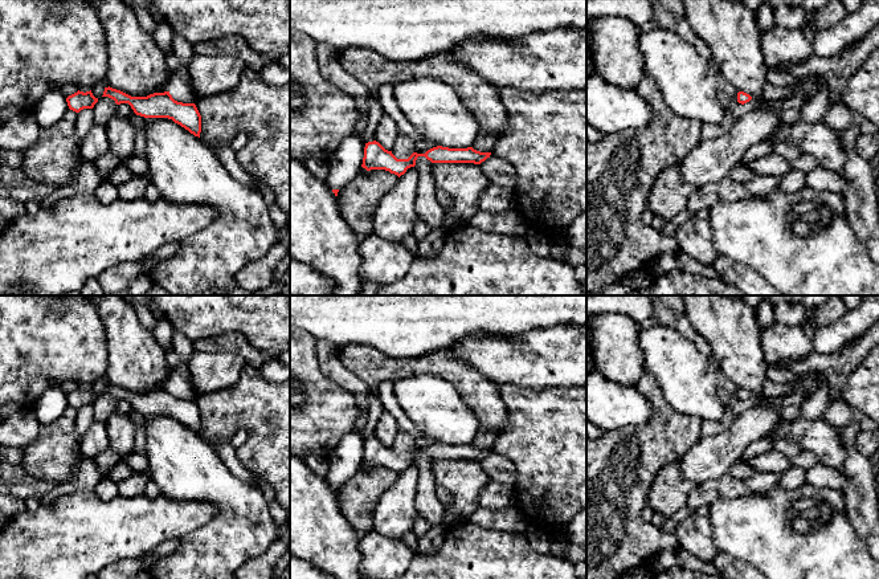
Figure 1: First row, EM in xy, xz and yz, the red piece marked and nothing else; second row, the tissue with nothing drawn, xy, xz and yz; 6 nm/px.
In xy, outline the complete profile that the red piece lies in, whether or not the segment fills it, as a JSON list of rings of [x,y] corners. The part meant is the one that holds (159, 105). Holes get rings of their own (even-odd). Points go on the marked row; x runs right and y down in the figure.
[[[105,87],[103,95],[116,105],[128,103],[136,115],[144,118],[168,118],[200,138],[201,115],[195,103],[183,103],[172,98],[169,91],[154,93],[147,97],[131,97],[120,90]]]

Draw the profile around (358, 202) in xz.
[[[360,168],[338,192],[339,211],[351,229],[363,237],[373,233],[373,219],[381,199],[391,192],[398,176],[385,170]]]

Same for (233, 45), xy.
[[[241,36],[222,37],[212,42],[197,42],[193,45],[193,53],[195,56],[233,56],[242,60],[254,72],[269,64]]]

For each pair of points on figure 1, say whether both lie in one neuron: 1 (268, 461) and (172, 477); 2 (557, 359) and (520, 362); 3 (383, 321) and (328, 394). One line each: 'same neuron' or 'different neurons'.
1: different neurons
2: same neuron
3: different neurons

